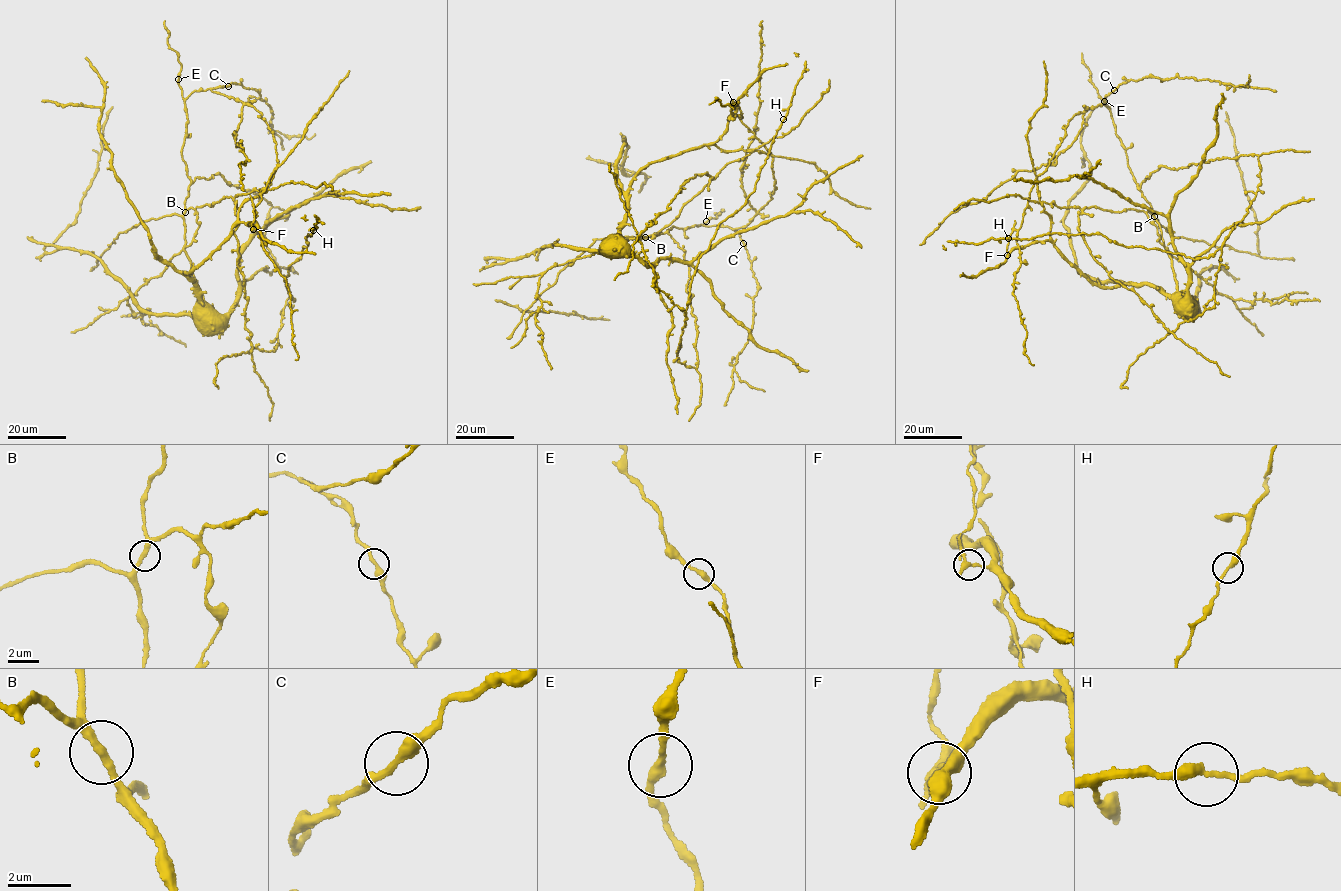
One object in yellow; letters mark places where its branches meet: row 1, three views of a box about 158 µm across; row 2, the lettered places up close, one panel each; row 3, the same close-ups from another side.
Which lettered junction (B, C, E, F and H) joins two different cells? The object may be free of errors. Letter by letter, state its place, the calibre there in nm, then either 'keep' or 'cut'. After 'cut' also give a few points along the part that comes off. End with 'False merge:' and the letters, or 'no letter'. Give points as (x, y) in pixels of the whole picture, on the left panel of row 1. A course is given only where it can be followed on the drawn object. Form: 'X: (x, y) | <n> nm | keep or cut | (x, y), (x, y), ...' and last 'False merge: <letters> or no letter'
B: (185, 212) | 260 nm | keep
C: (228, 86) | 300 nm | keep
E: (178, 79) | 280 nm | keep
F: (253, 229) | 280 nm | cut | (253, 229), (254, 212), (250, 195)
H: (313, 230) | 280 nm | keep
False merge: F

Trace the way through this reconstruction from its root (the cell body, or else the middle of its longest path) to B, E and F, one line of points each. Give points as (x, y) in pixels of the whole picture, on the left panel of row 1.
B: (203, 309), (199, 303), (202, 293), (183, 248), (185, 212)
E: (203, 309), (199, 303), (202, 293), (183, 248), (183, 217), (190, 181), (181, 154), (187, 119), (178, 79)
F: (203, 309), (196, 309), (195, 287), (183, 273), (219, 250), (236, 223), (248, 222), (257, 227), (253, 229)

